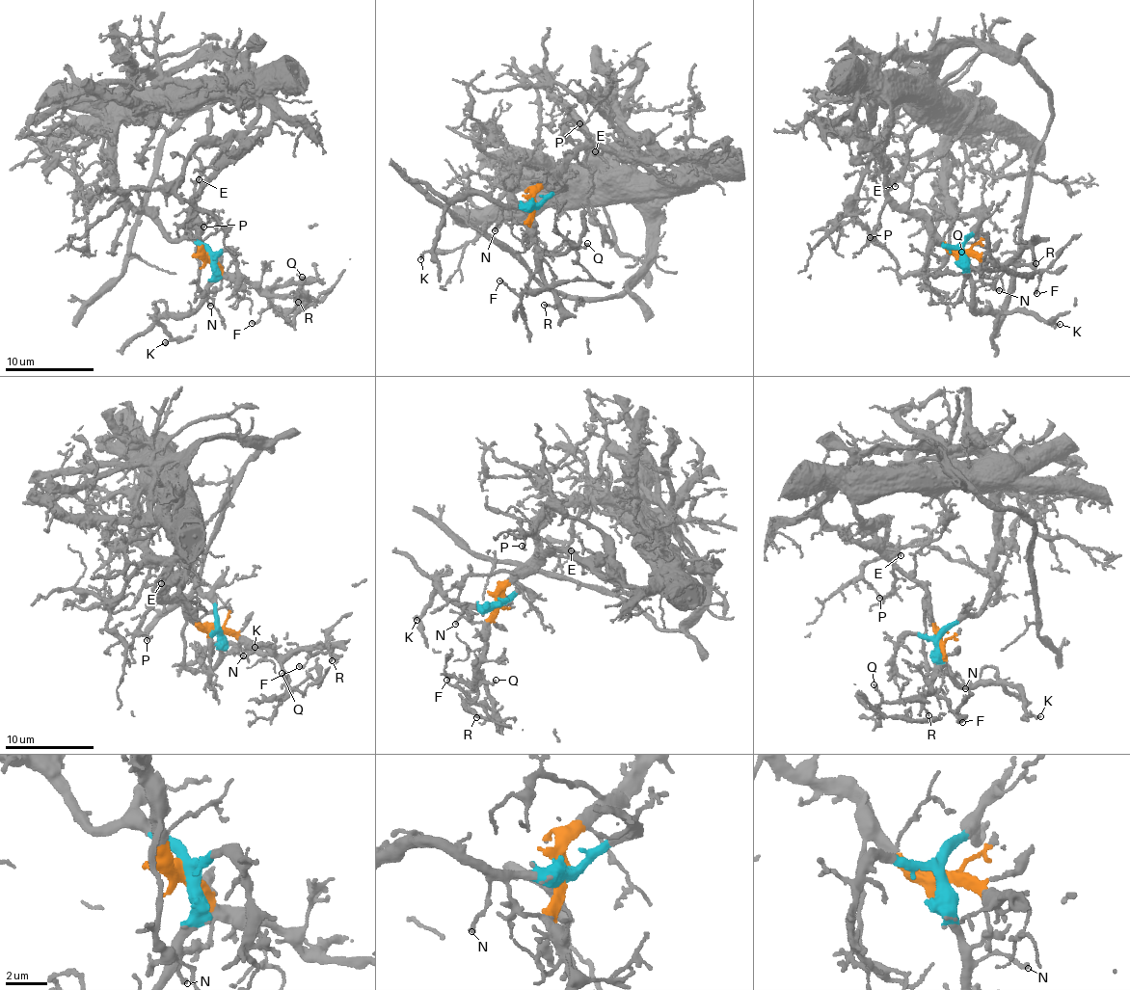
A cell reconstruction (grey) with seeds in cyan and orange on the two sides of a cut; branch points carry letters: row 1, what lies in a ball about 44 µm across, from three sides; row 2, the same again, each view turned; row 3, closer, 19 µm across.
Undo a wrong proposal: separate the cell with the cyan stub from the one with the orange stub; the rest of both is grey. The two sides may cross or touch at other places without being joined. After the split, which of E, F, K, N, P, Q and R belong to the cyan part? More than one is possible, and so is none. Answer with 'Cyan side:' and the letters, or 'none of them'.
Cyan side: K, N

